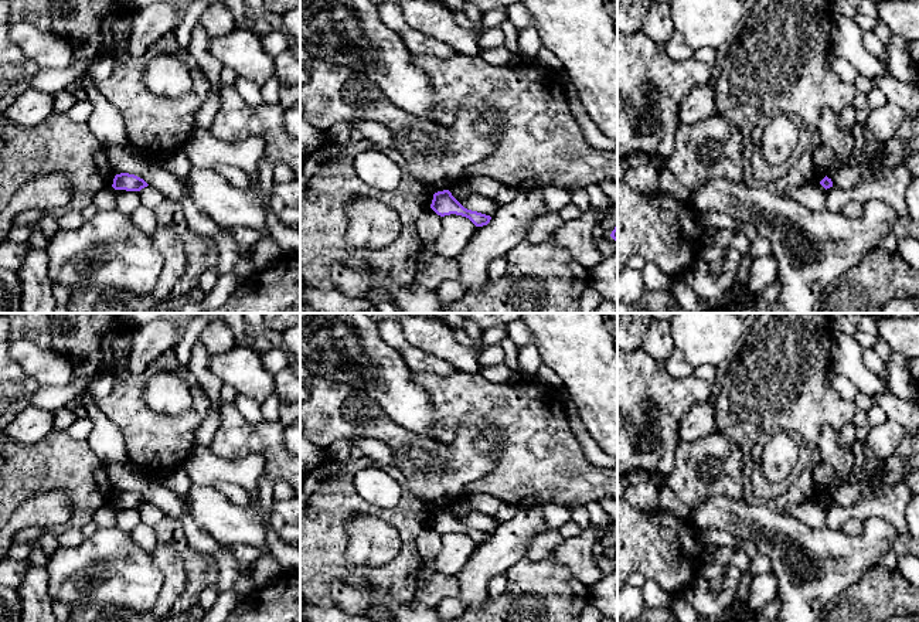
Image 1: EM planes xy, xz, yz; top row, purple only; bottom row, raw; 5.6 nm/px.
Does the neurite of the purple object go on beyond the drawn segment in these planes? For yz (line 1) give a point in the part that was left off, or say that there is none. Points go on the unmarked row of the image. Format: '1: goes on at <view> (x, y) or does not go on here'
1: does not go on here

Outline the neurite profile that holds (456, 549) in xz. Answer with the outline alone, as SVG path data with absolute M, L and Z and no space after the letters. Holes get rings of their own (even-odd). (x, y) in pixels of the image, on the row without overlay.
M456 531L445 533L442 534L442 548L433 557L432 567L439 572L457 575L476 545L466 534Z

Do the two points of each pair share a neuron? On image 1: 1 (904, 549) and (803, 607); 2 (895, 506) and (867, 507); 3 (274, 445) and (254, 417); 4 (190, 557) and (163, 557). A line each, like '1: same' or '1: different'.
1: different
2: same
3: different
4: different

